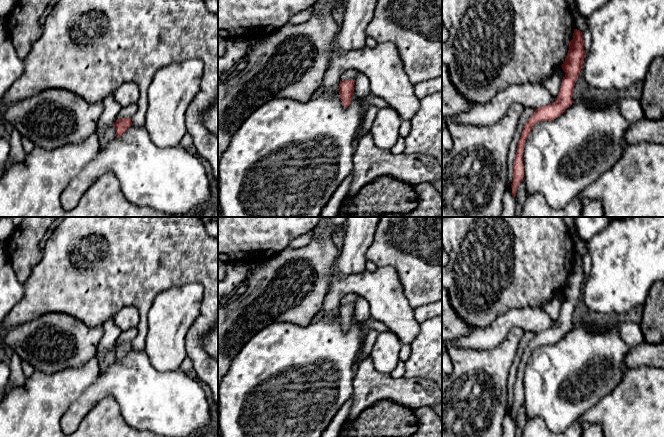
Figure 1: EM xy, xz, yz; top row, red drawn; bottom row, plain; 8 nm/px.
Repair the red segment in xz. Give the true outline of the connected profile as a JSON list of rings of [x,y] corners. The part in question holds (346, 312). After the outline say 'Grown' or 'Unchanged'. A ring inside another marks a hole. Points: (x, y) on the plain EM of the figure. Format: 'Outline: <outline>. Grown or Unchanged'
Outline: [[[355,304],[340,305],[339,318],[341,321],[342,329],[347,332],[352,326],[354,317]]]. Unchanged

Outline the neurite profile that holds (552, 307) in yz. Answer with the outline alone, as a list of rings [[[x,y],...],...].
[[[557,291],[550,300],[545,302],[540,308],[545,311],[553,321],[557,321],[562,307],[563,293]]]

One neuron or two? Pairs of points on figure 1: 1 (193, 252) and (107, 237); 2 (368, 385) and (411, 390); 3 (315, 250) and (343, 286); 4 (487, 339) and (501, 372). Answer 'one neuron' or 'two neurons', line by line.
1: one neuron
2: one neuron
3: two neurons
4: two neurons

